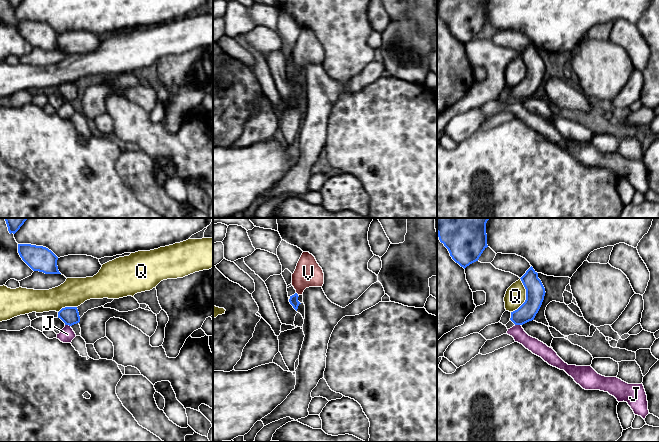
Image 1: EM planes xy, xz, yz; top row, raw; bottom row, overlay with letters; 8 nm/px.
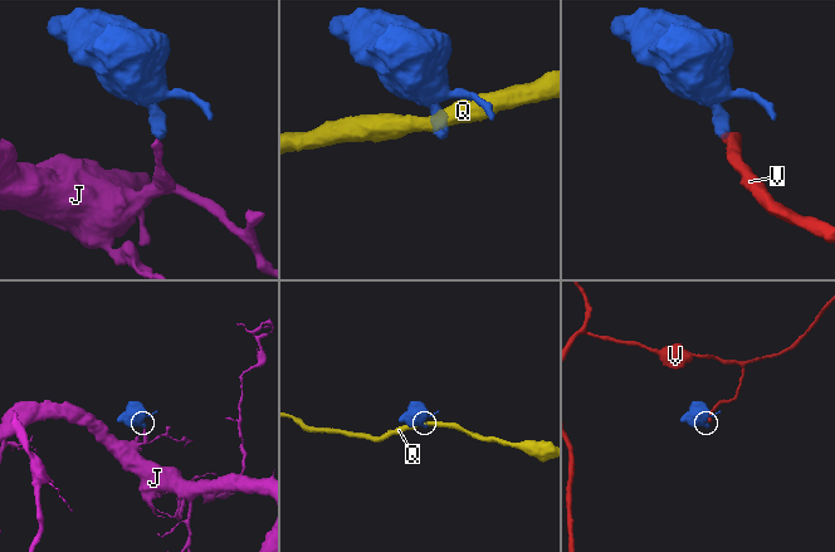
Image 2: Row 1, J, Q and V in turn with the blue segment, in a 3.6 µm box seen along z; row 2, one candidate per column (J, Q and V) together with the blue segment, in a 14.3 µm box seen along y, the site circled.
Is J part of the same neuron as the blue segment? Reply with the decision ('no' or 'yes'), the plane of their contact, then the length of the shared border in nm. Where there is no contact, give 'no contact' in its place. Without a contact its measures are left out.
no | xy | 50 nm

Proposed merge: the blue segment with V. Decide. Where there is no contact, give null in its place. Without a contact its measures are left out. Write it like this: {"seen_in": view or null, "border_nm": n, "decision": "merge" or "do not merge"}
{"seen_in": null, "decision": "merge"}

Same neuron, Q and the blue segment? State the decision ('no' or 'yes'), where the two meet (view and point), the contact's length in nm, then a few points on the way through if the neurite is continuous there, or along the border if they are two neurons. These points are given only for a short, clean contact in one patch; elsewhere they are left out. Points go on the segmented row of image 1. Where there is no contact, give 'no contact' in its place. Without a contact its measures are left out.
no; meets blue in yz at (526, 296); contact 280 nm long; border along yz (520, 278), (525, 289), (525, 300), (511, 312)

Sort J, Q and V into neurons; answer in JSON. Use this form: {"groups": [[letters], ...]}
{"groups": [["J"], ["Q"], ["V"]]}

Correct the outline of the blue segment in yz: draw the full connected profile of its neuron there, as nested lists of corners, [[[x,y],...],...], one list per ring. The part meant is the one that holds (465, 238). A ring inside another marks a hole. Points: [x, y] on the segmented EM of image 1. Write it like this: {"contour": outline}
{"contour": [[[437,218],[437,233],[452,259],[464,269],[478,261],[488,247],[486,223],[490,218]]]}

